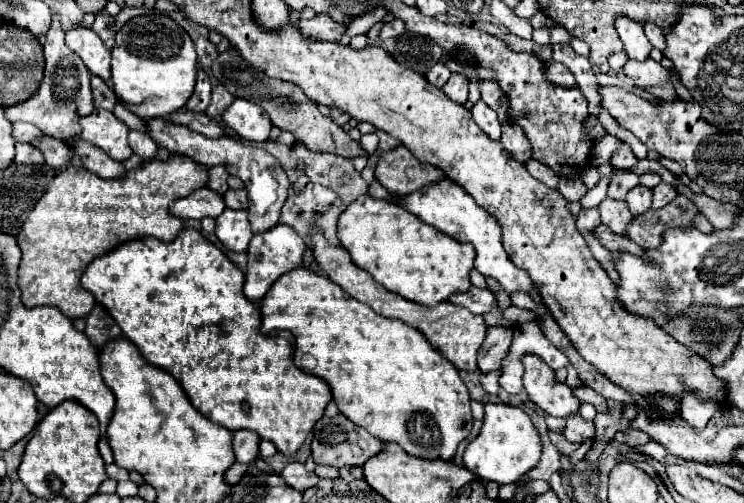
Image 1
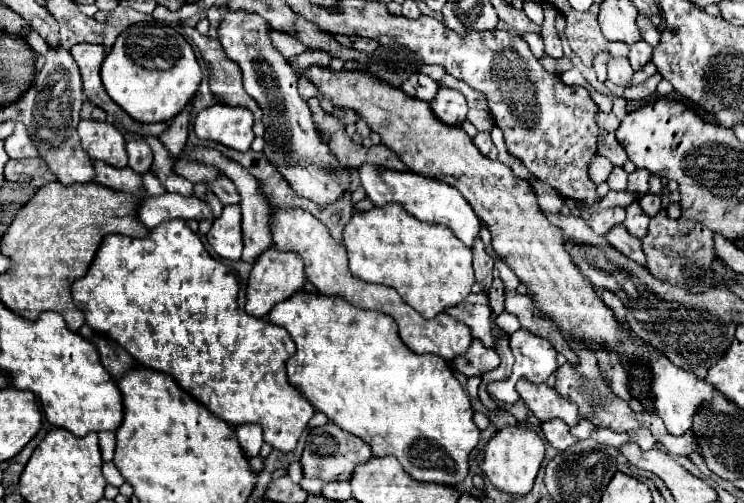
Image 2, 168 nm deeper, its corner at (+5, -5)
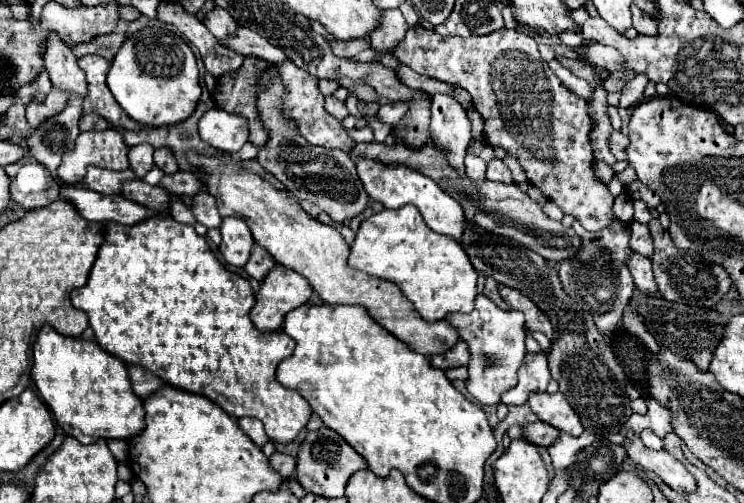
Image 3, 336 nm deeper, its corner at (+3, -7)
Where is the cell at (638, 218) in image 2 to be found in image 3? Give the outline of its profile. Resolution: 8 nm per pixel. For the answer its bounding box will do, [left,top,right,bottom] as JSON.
[631,222,653,258]

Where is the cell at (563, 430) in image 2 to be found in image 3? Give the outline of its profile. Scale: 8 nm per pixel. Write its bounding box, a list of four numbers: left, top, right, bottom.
[521,422,559,446]

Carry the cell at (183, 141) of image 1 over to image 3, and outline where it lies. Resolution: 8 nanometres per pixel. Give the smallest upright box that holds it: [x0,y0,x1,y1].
[245,246,275,280]

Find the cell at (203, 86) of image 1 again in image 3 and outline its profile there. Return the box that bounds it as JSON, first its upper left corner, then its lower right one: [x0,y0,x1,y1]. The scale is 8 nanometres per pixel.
[155,148,177,174]

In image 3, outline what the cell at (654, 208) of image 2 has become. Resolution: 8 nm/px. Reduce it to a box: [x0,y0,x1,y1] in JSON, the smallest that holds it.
[633,200,651,224]

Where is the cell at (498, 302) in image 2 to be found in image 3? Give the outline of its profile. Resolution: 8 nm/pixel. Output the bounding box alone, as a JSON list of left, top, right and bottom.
[483,278,509,310]

